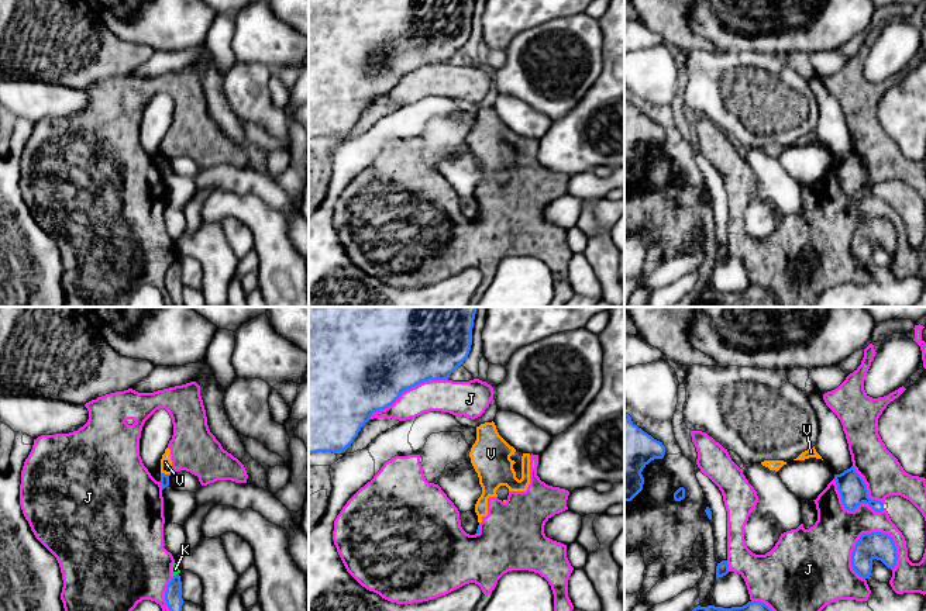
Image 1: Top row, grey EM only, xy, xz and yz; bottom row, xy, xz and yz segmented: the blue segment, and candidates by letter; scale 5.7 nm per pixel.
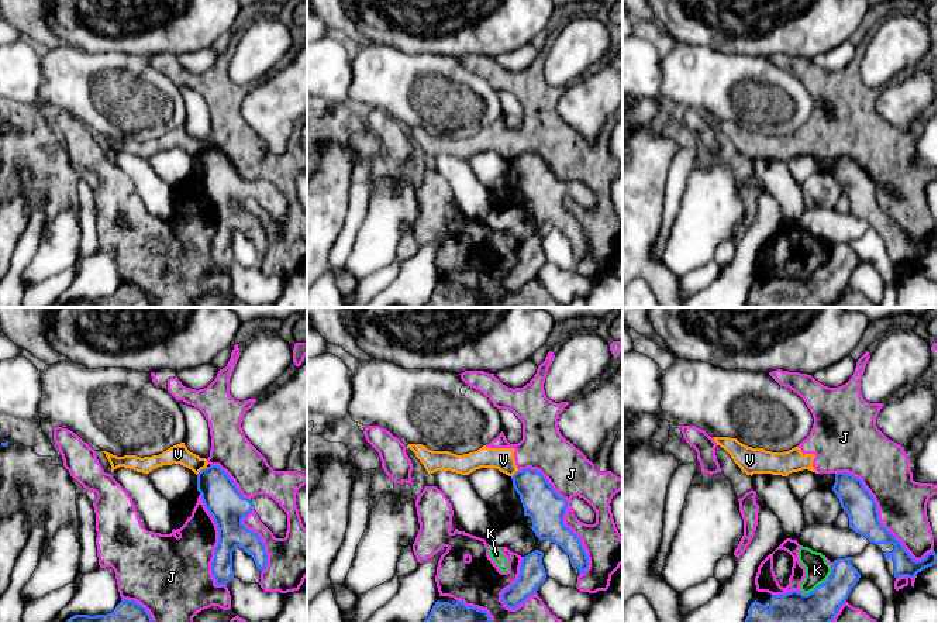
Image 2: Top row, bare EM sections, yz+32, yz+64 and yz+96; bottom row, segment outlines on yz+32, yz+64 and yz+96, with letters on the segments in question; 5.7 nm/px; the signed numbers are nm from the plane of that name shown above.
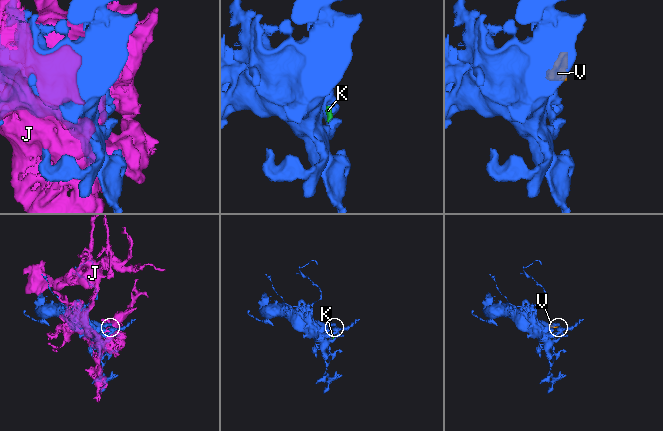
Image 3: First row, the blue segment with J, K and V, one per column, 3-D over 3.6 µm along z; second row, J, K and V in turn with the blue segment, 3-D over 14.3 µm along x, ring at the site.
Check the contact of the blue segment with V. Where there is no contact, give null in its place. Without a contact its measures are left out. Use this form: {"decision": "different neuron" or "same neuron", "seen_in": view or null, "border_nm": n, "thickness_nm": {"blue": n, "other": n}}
{"decision": "different neuron", "seen_in": "xy", "border_nm": 60, "thickness_nm": {"blue": 50, "other": 60}}

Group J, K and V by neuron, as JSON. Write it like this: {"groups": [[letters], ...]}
{"groups": [["J", "K", "V"]]}

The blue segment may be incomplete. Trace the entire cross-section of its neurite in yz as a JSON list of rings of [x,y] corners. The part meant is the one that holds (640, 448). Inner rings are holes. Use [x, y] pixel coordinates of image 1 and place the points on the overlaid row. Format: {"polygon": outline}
{"polygon": [[[624,412],[624,501],[631,501],[643,490],[643,469],[664,455],[662,442],[634,425],[631,417]]]}

